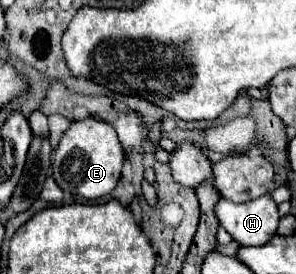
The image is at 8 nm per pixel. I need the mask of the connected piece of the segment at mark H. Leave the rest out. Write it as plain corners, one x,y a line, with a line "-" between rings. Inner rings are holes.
271,195
251,199
245,203
233,203
219,199
215,205
219,225
241,245
263,245
277,231
279,215

